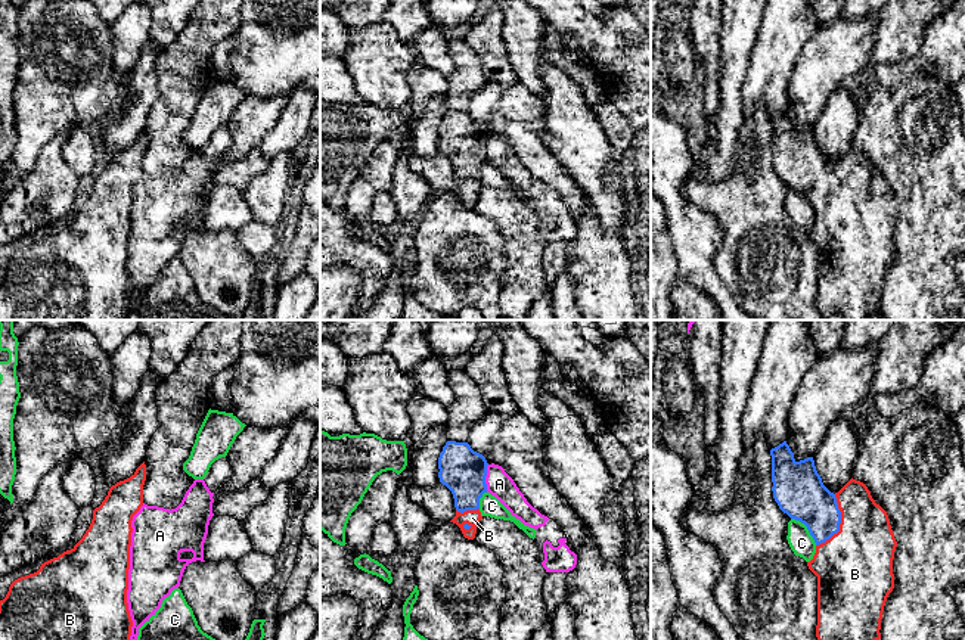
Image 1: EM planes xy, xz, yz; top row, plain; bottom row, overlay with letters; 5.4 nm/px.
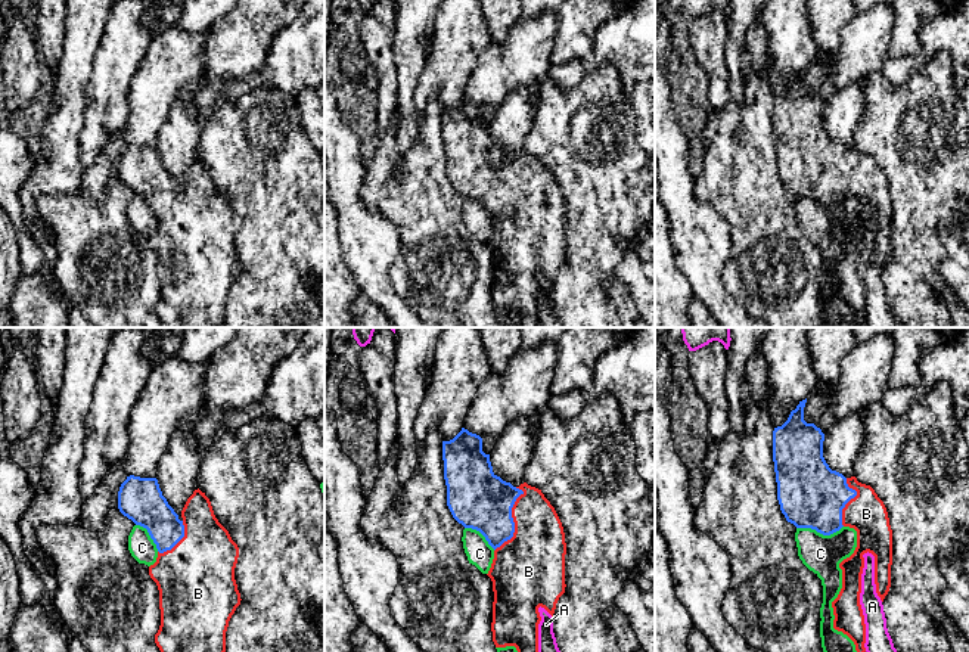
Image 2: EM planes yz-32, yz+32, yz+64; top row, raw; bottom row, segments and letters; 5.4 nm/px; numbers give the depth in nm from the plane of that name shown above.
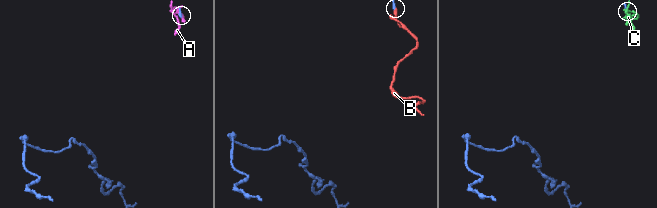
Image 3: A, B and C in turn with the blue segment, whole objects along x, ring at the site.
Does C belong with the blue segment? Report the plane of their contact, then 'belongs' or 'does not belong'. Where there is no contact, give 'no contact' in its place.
yz | does not belong

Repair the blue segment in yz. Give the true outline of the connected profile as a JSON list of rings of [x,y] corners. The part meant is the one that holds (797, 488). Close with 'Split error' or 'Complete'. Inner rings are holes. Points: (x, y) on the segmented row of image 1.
[[[786,441],[772,448],[770,456],[775,501],[791,519],[804,524],[816,543],[816,553],[807,566],[817,577],[817,640],[879,640],[884,606],[894,588],[893,559],[897,547],[887,512],[875,503],[868,487],[853,478],[838,493],[831,493],[813,457],[797,462]]]. Split error

